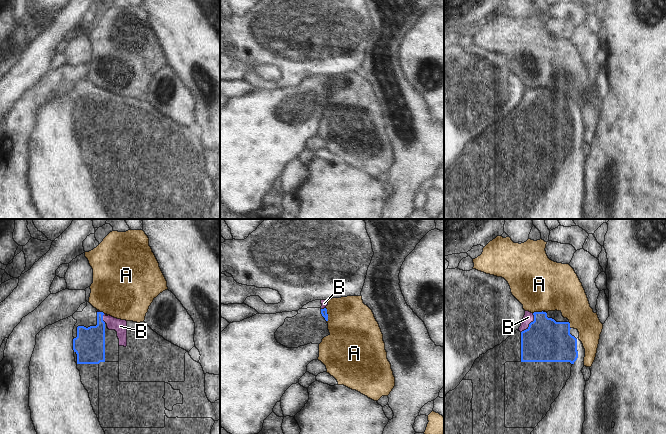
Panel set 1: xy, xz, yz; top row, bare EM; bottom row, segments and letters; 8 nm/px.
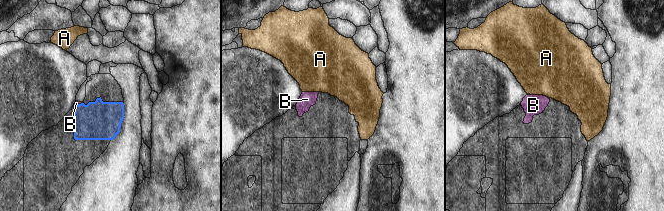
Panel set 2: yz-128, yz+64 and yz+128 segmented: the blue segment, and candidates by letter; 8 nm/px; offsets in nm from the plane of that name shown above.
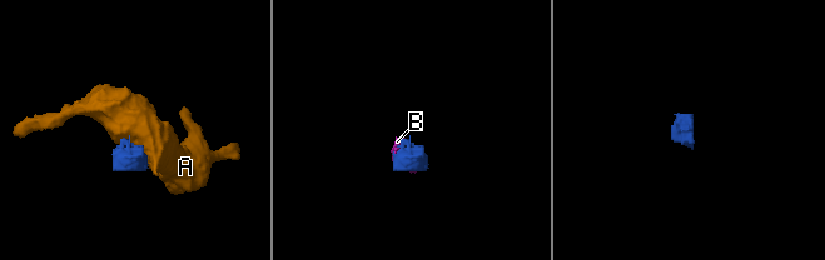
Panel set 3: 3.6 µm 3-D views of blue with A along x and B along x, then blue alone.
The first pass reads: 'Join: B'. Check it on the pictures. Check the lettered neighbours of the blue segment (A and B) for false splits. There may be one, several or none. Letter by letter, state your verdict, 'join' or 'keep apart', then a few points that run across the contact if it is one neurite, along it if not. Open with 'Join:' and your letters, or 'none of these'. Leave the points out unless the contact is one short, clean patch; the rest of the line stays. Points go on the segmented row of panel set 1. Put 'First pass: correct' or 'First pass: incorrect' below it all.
Join: none of these
A: keep apart
B: keep apart; line yz (533, 313), (533, 320), (521, 332)
First pass: incorrect

